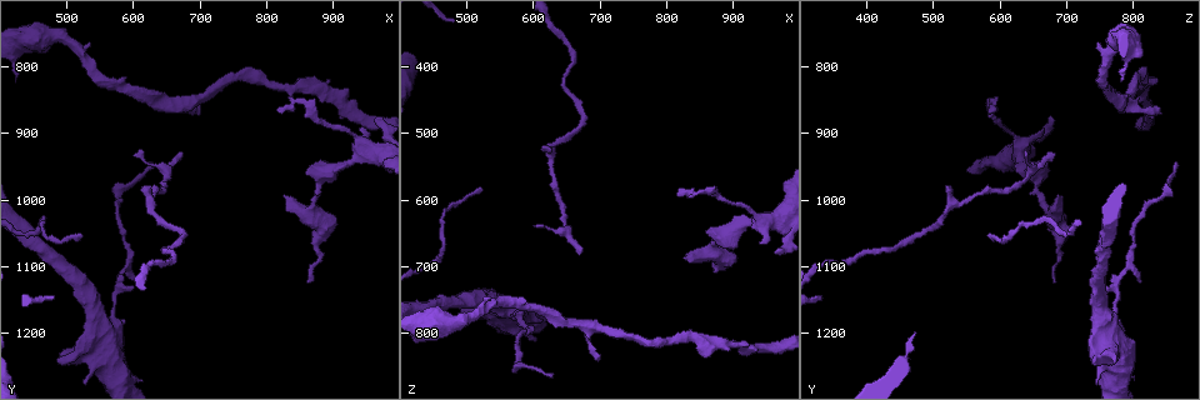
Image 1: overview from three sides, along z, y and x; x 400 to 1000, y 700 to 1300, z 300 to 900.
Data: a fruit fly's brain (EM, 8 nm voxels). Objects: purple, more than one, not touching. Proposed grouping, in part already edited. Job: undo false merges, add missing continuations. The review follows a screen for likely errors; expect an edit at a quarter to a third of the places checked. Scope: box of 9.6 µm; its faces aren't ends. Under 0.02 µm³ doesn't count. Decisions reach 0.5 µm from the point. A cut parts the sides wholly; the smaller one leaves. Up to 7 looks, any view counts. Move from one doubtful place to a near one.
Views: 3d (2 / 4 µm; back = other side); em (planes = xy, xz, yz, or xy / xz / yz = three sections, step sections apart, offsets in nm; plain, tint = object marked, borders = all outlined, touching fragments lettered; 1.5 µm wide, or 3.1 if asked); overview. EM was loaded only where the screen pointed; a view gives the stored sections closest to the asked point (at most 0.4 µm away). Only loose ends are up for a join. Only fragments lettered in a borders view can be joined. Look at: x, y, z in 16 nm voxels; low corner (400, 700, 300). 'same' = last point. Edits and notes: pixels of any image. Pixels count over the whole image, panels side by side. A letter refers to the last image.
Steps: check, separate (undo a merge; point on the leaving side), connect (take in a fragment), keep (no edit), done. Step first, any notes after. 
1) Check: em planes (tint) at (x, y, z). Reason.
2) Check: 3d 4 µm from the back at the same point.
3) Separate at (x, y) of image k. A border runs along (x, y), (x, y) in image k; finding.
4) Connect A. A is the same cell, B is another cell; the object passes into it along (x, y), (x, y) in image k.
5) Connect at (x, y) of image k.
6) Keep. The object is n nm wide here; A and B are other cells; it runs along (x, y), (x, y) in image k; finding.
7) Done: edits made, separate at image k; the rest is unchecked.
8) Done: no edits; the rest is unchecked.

Check: em xy step 8 (borders) at (670, 930, 680).

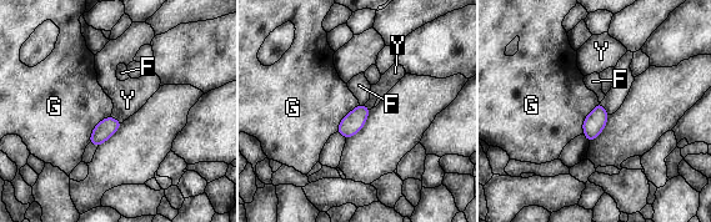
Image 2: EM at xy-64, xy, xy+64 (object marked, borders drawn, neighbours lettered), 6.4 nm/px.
Keep. F, G and Y are other cells; a border runs along (110, 115), (94, 127), (88, 142) in image 2; no lettered fragment goes on from it.

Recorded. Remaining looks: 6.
Check: em xz step 4 (borders) at (965, 875, 685). An open end.

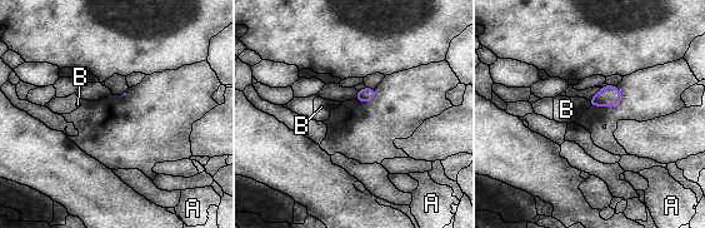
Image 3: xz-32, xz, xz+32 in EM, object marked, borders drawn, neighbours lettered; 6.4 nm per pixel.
Keep. A and B are other cells; no lettered fragment goes on from it.

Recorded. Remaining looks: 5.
Check: em xy step 4 (borders) at (815, 865, 595). Branch stops here.

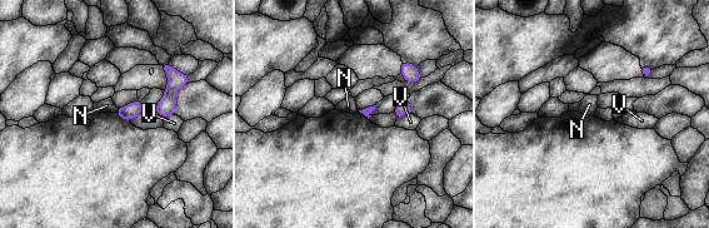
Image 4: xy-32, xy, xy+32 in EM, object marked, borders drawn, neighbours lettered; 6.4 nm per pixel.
Check: em planes (borders) at the same point. Cut it another way.

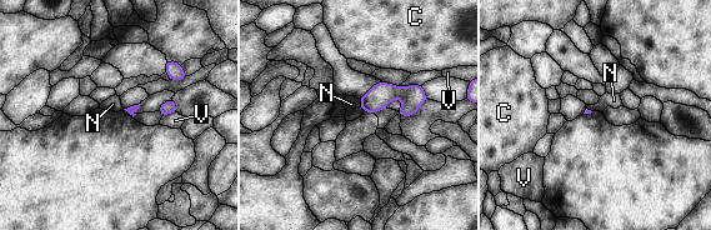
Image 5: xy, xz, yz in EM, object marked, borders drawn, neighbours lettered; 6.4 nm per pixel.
Keep. C, N and V are other cells; a border runs along (359, 99), (362, 111) in image 5; no lettered fragment goes on from it.

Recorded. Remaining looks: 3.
Done: no edits; the rest is unchecked.

